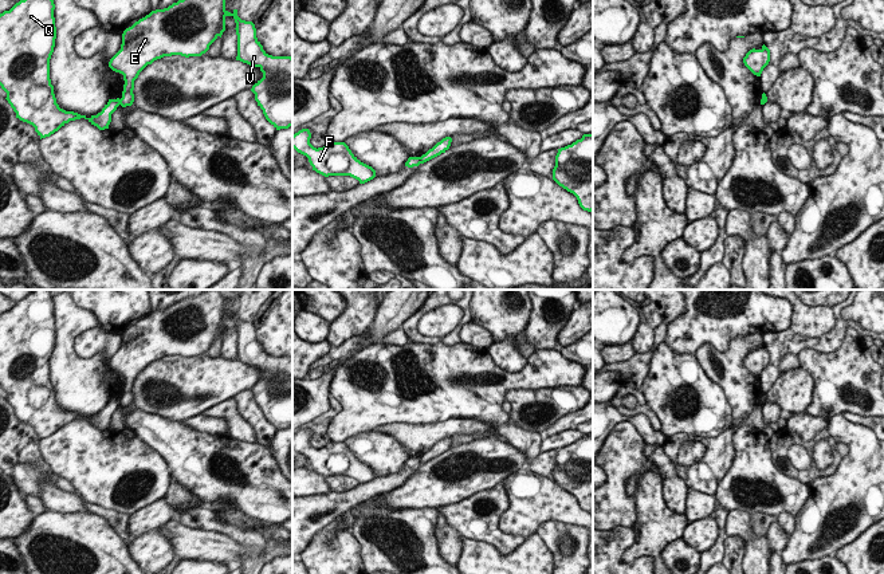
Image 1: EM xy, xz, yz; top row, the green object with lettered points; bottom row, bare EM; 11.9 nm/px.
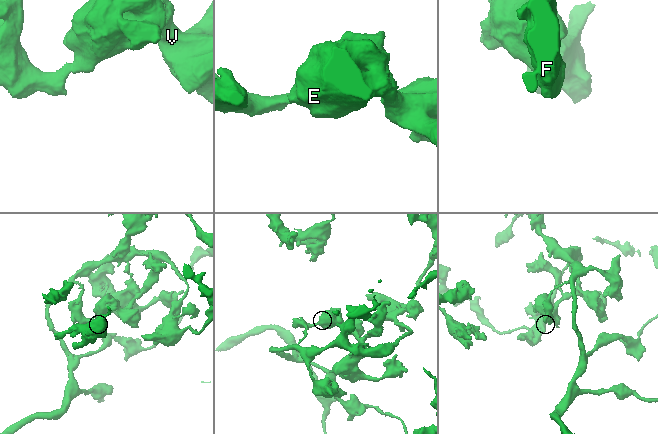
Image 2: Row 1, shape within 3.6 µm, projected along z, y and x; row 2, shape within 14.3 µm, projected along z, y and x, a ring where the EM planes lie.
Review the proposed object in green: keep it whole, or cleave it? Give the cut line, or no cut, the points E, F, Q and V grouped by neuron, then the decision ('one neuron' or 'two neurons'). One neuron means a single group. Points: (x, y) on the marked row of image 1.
cut xz (419, 157), (421, 162); groups E V / F Q; two neurons

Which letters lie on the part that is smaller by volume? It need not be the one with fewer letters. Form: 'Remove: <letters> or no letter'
Remove: E, V

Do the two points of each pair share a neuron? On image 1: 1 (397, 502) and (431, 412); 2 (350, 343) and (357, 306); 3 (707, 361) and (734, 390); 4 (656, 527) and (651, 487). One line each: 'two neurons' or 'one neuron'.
1: two neurons
2: two neurons
3: one neuron
4: one neuron

